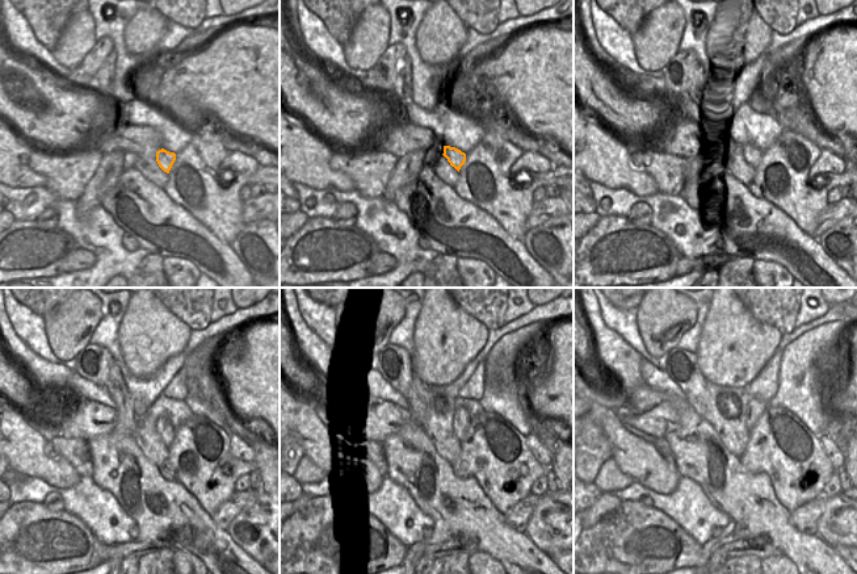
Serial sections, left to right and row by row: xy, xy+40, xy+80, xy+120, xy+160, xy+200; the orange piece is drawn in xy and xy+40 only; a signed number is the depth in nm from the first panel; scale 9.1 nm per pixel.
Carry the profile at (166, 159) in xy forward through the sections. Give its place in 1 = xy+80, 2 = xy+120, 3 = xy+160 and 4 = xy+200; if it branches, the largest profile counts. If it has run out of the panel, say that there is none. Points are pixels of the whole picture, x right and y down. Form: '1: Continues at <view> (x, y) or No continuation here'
1: Continues at xy+80 (752, 155)
2: Continues at xy+120 (166, 430)
3: Continues at xy+160 (461, 420)
4: Continues at xy+200 (756, 406)

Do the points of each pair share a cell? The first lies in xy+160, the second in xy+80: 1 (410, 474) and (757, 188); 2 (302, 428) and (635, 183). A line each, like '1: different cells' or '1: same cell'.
1: different cells
2: same cell

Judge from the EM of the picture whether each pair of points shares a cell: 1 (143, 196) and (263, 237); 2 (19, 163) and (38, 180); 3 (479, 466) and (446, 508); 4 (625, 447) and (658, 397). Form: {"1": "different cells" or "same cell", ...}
{"1": "different cells", "2": "same cell", "3": "different cells", "4": "different cells"}

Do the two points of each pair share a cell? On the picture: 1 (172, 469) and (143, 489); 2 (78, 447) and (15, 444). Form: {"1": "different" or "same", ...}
{"1": "different", "2": "different"}

